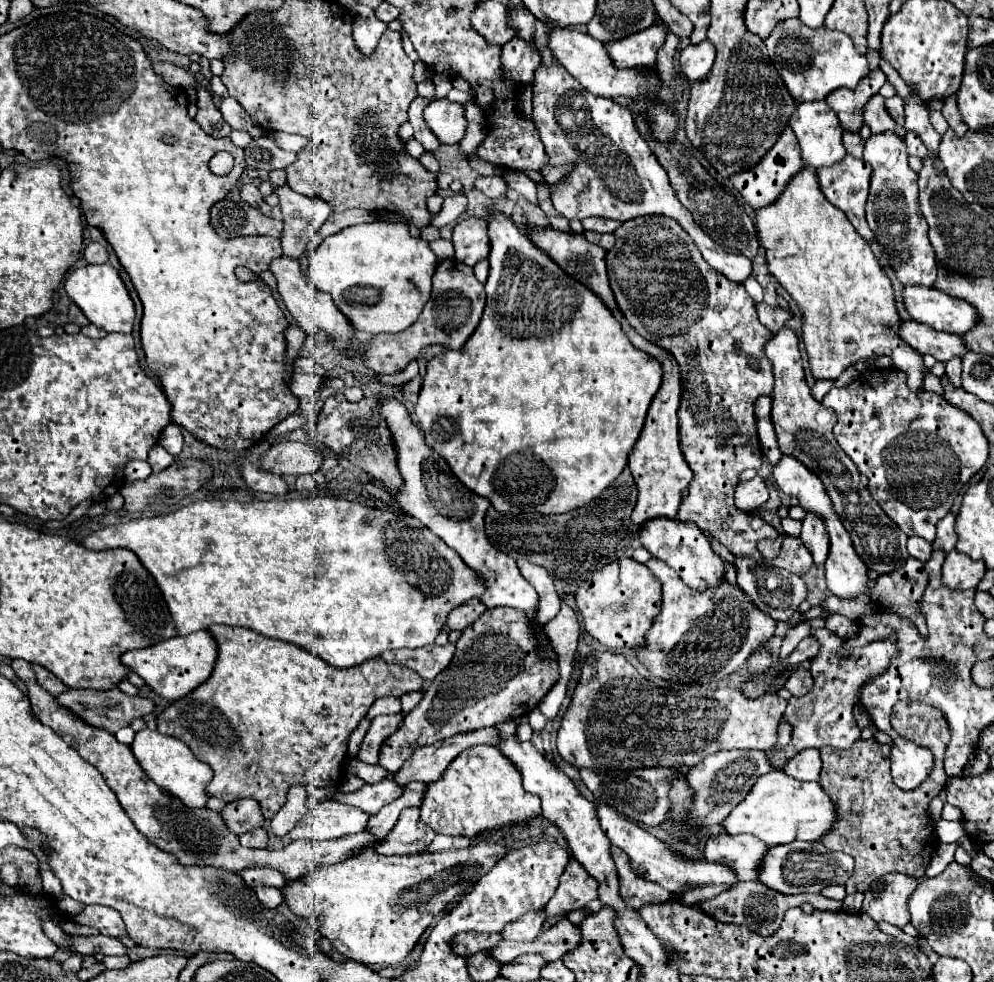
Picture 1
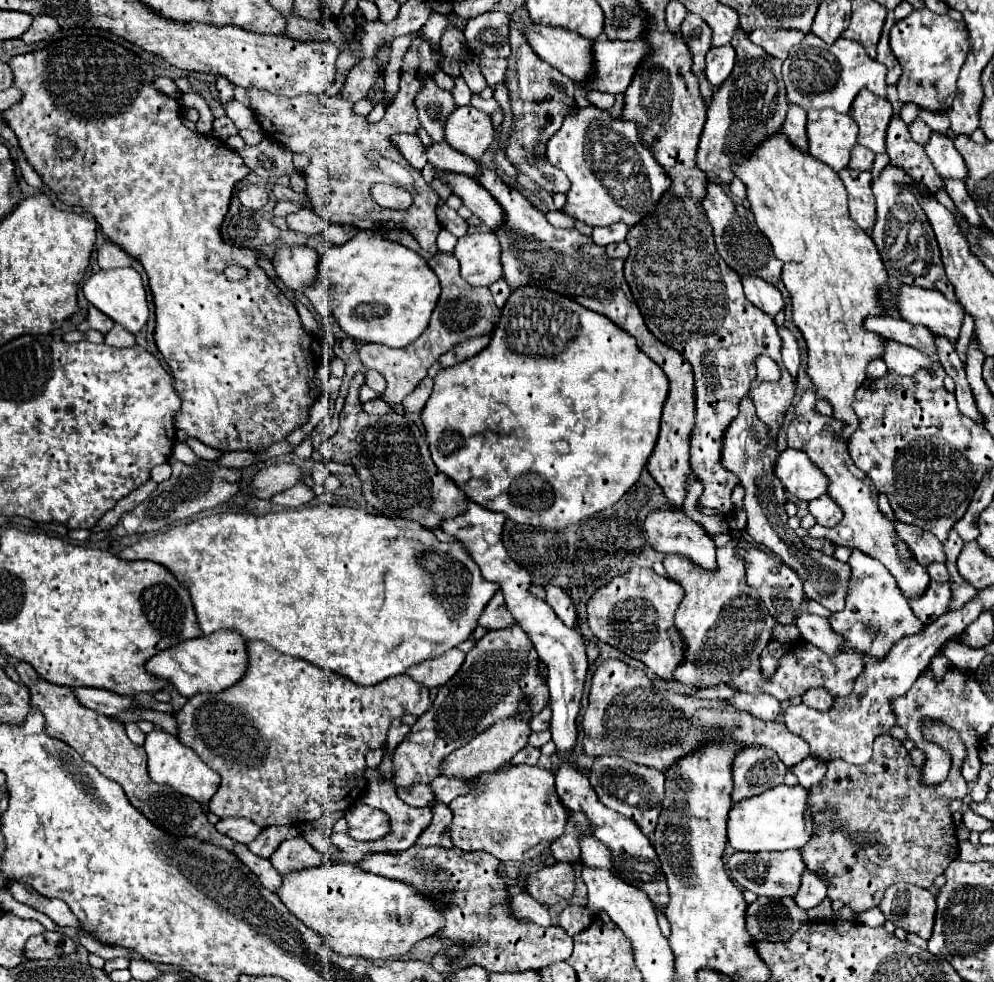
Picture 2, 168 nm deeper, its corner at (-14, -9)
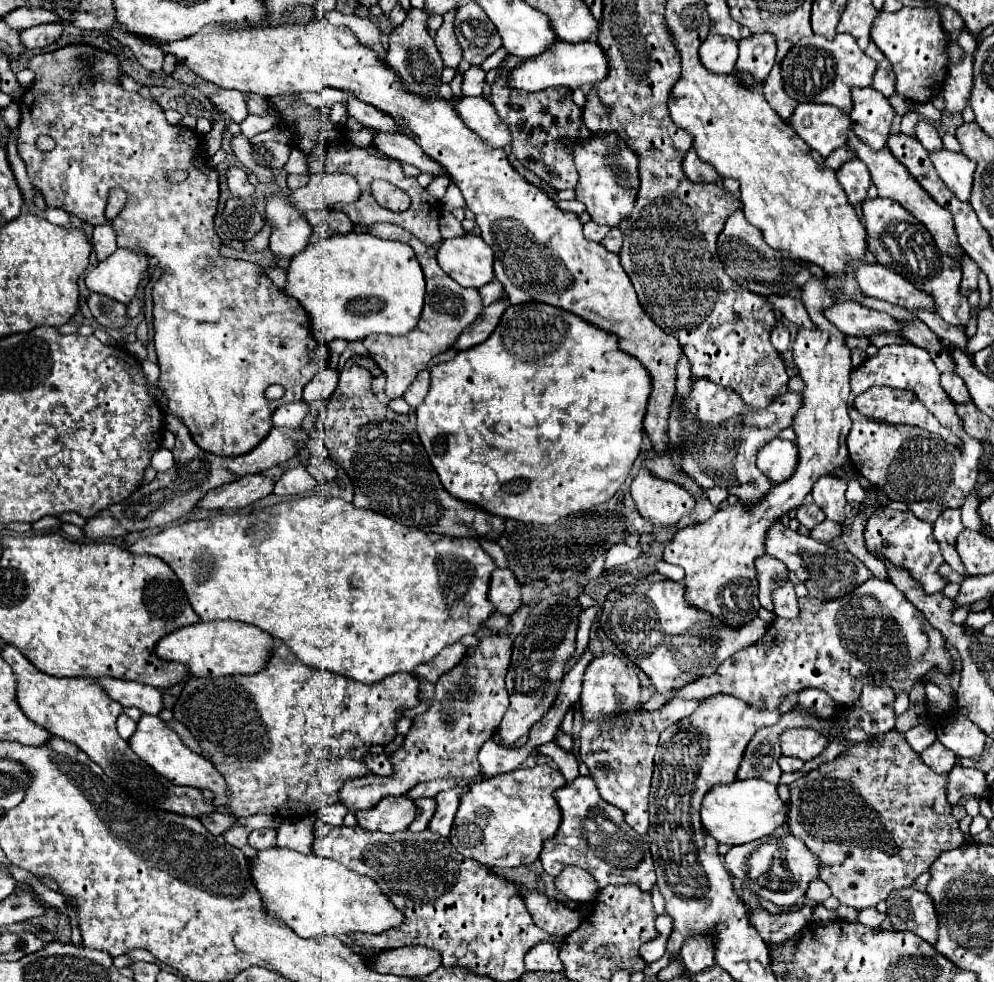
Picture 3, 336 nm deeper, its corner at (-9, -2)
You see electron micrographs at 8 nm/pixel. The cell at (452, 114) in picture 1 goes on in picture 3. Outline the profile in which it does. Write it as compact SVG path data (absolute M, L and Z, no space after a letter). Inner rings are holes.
M463 97L457 101L461 119L491 147L505 147L511 143L509 127L499 119L495 107L485 97Z

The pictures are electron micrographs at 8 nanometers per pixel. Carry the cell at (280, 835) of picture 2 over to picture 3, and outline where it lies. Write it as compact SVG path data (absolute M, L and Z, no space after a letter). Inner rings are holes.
M257 829L249 835L249 845L255 847L257 851L267 849L267 847L275 847L277 843L277 831L275 829Z

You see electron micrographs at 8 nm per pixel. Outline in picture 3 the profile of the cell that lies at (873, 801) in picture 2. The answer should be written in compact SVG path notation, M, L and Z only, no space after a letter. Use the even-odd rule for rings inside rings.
M889 731L883 735L883 739L887 739L887 743L883 743L883 747L867 747L865 743L859 743L859 745L853 745L849 747L847 753L839 755L835 761L829 761L829 763L821 763L817 769L811 769L807 771L805 775L801 775L797 781L793 781L789 785L789 817L787 817L787 827L789 831L801 839L811 851L815 851L819 855L819 859L823 861L823 867L821 867L821 879L829 885L829 889L833 891L833 897L839 899L841 905L847 905L847 907L853 907L853 909L867 909L867 907L875 907L879 901L885 901L889 897L891 891L895 889L903 889L903 887L909 887L913 885L913 881L929 871L931 863L943 853L943 851L951 851L959 845L965 843L965 833L959 829L957 825L957 819L951 815L951 805L947 801L947 795L945 795L945 789L947 789L947 775L939 775L935 771L931 771L921 759L917 759L917 753L909 747L909 743L905 741L905 737L897 731Z

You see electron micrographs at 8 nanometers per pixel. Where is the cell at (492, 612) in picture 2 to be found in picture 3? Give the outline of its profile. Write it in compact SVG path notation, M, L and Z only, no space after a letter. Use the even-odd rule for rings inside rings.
M495 569L489 585L489 599L499 613L513 615L521 607L521 585L515 573L507 569Z

